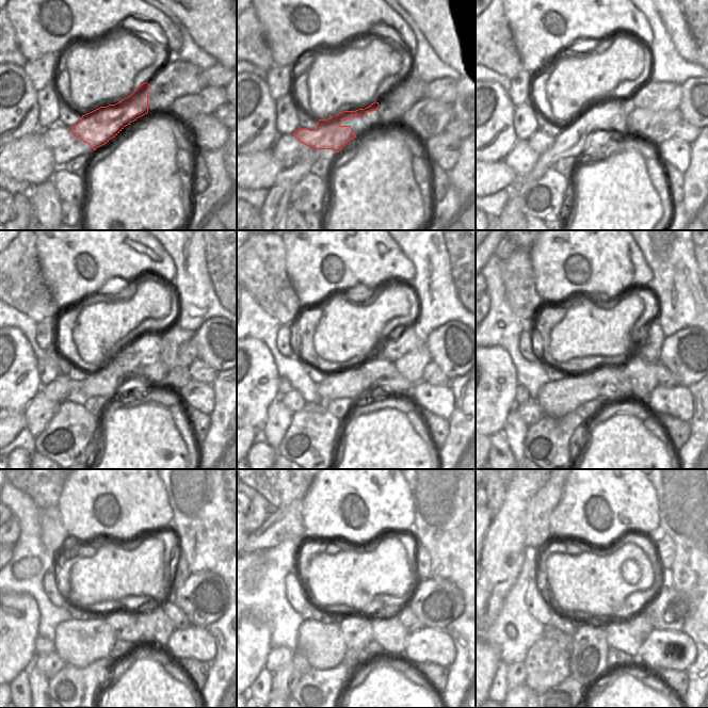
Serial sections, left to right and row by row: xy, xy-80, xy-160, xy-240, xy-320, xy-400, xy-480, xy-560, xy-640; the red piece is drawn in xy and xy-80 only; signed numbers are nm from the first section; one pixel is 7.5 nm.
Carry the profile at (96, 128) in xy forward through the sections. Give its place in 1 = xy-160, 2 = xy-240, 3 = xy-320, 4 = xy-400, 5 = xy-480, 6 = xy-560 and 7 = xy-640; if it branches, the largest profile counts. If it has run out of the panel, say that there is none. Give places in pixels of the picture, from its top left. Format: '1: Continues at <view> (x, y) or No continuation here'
1: Continues at xy-160 (540, 142)
2: Continues at xy-240 (58, 391)
3: Continues at xy-320 (293, 401)
4: Continues at xy-400 (530, 412)
5: Continues at xy-480 (50, 664)
6: Continues at xy-560 (284, 681)
7: Continues at xy-640 (524, 686)

